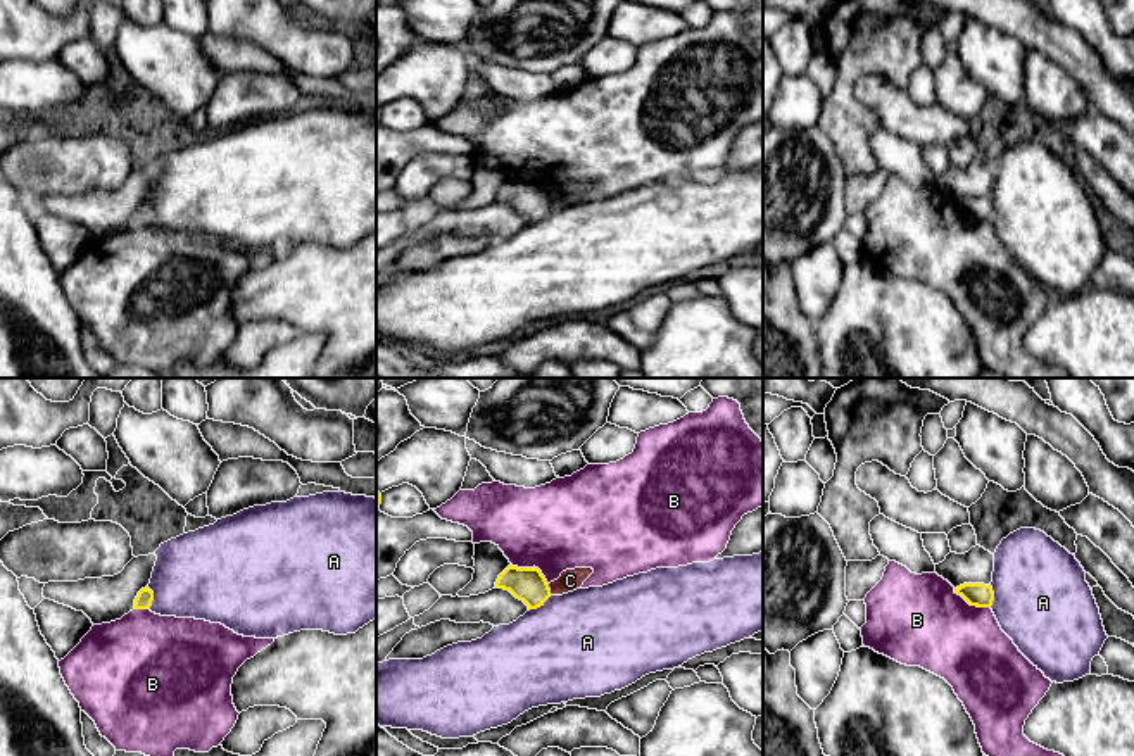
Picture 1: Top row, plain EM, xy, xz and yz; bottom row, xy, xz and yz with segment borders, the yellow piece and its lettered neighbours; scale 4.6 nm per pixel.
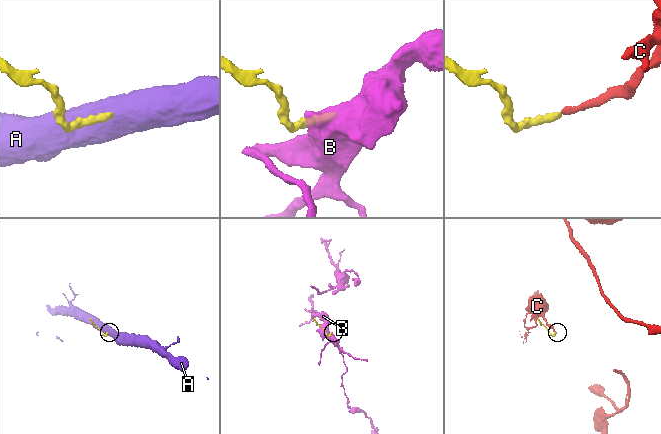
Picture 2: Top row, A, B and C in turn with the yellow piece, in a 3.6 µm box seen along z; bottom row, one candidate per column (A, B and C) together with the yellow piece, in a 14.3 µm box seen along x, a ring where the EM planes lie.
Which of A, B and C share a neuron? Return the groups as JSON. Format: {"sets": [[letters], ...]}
{"sets": [["A"], ["B"], ["C"]]}

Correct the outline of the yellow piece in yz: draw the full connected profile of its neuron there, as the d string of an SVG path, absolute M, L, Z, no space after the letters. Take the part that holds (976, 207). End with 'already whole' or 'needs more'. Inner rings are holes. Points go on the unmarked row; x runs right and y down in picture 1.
M963 197L954 202L954 207L961 209L970 219L991 221L994 205L991 198L984 197Z; already whole

